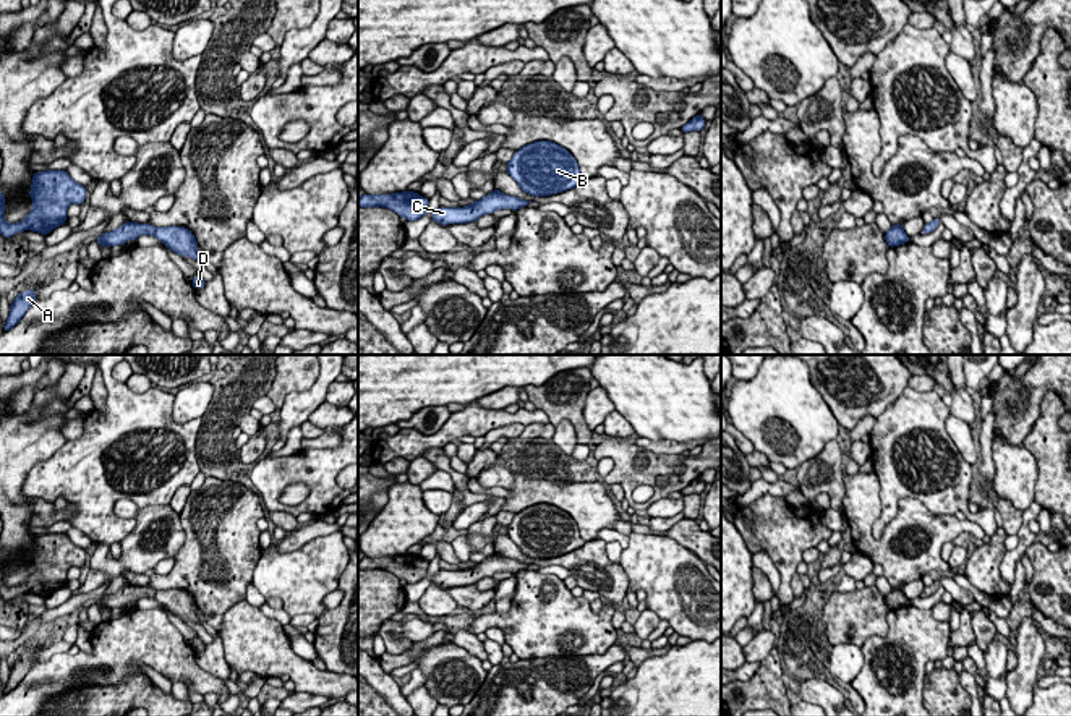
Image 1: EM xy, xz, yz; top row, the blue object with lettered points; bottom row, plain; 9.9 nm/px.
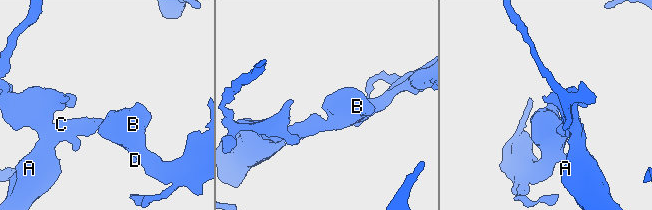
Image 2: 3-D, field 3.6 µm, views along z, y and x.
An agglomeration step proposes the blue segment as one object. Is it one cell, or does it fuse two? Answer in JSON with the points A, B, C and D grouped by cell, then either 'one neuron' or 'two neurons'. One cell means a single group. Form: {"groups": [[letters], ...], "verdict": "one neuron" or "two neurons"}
{"groups": [["A", "B", "C", "D"]], "verdict": "one neuron"}

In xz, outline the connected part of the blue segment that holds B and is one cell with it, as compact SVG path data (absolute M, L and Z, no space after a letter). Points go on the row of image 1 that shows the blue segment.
M535 141L515 151L507 173L535 198L557 194L585 181L574 156L553 141Z

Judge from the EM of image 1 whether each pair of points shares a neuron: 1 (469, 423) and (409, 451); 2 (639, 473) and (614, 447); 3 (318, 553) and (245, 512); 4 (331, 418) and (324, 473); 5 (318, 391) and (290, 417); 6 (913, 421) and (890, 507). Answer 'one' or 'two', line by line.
1: one
2: one
3: two
4: two
5: one
6: one

